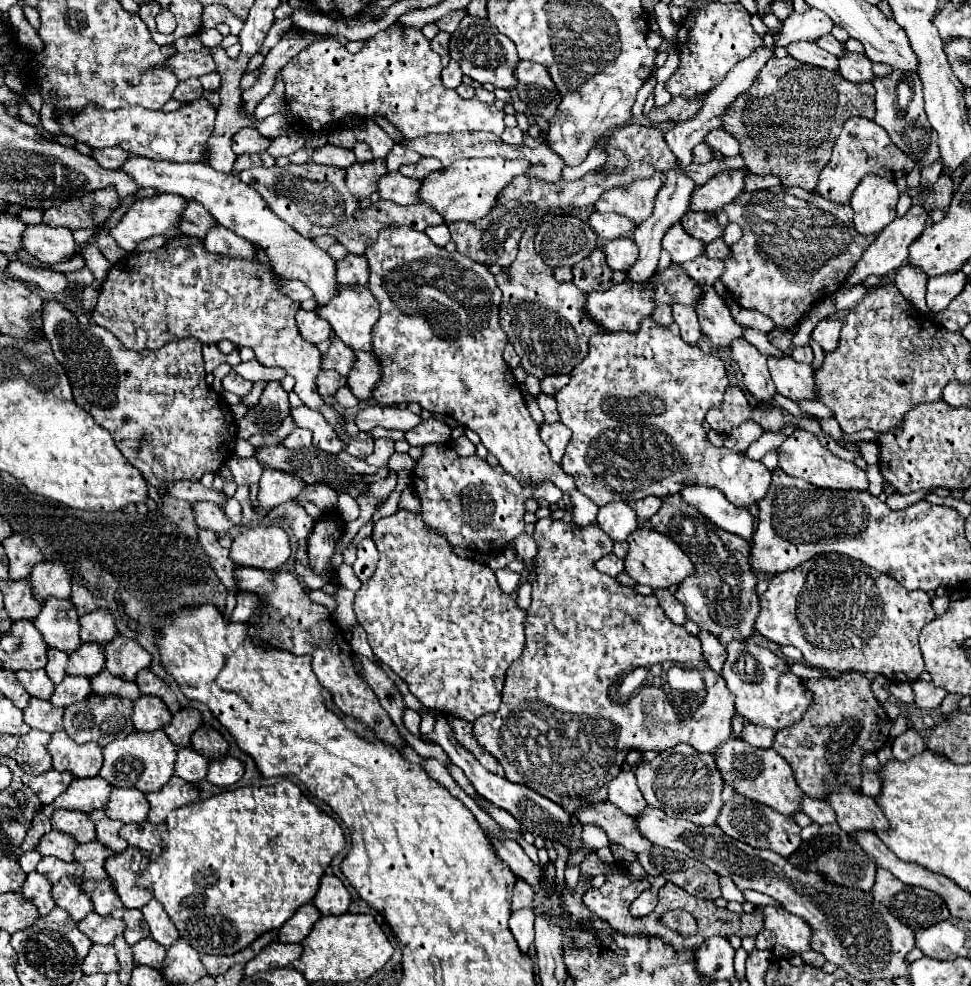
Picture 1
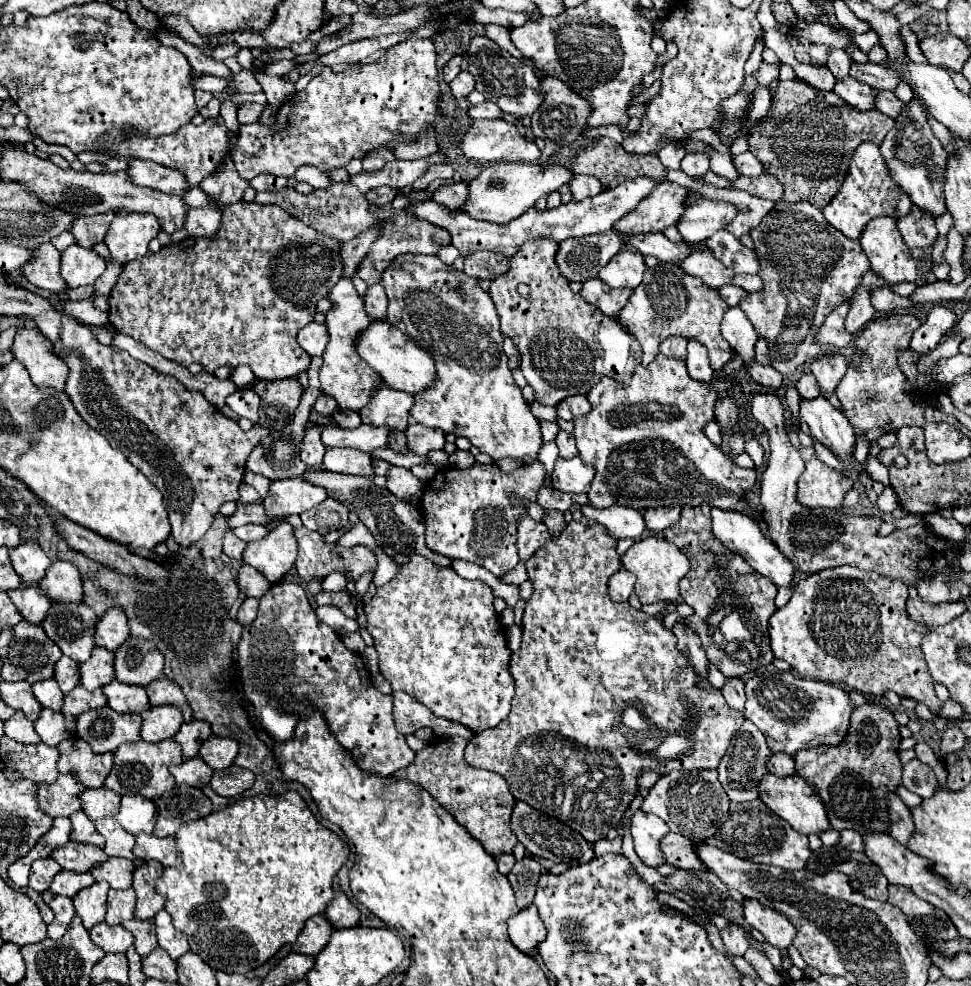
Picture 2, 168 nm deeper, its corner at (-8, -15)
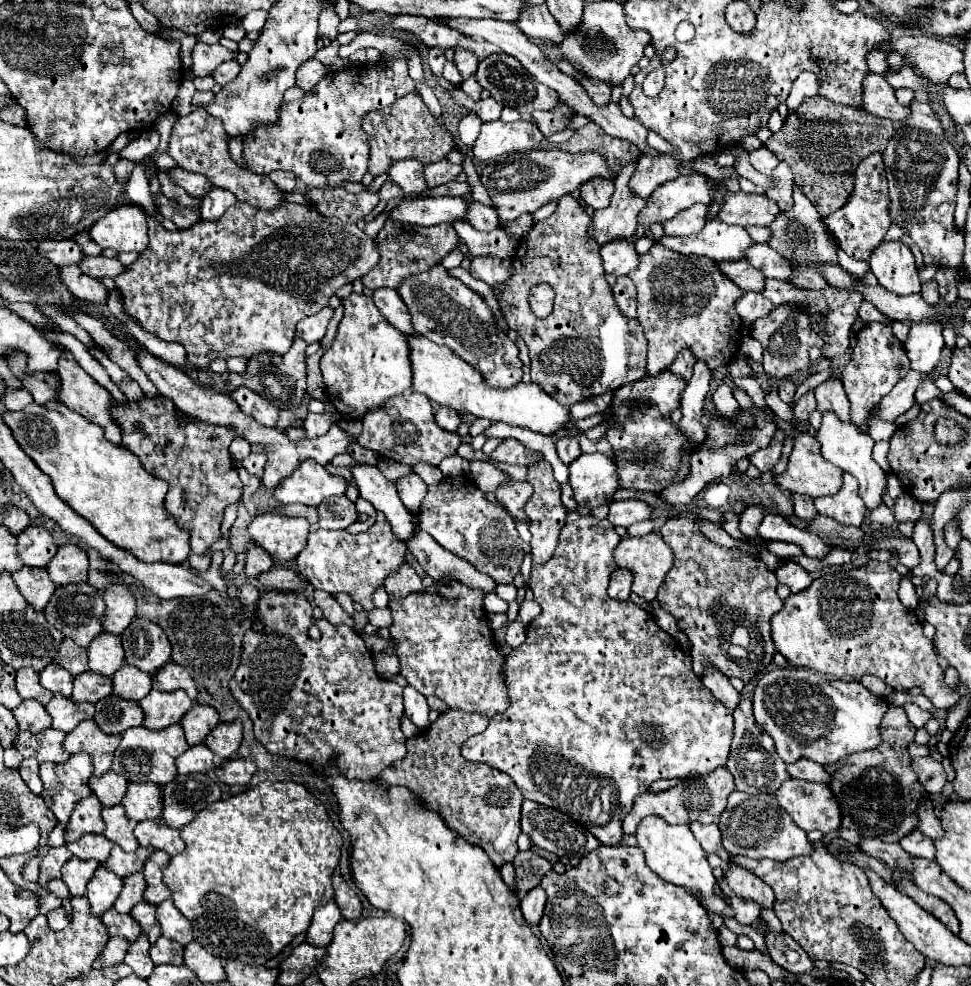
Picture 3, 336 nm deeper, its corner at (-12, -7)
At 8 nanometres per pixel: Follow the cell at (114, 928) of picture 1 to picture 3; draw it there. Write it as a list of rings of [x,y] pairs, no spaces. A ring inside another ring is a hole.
[[[109,908],[103,916],[101,922],[107,926],[109,936],[121,936],[127,942],[135,942],[141,934],[141,928],[137,922],[131,920],[129,914],[119,914],[115,908]]]

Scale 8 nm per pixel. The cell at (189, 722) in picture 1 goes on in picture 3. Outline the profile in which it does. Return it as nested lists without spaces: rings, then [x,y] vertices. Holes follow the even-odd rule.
[[[193,704],[191,710],[181,720],[189,746],[201,744],[217,724],[219,724],[219,712],[213,706],[201,706],[201,704]]]

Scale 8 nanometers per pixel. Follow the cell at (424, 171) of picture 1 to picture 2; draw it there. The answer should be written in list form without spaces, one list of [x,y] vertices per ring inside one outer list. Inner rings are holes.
[[[467,182],[443,184],[433,192],[433,200],[441,202],[453,210],[461,210],[461,204],[465,204],[467,196],[469,196],[469,184]]]

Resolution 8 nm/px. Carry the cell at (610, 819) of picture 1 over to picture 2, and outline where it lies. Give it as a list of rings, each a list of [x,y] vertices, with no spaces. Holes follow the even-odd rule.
[[[669,832],[661,840],[661,850],[665,852],[667,864],[671,864],[671,866],[677,866],[681,870],[707,870],[707,866],[699,860],[699,856],[695,852],[697,844],[701,844],[701,840],[685,838],[681,834]]]

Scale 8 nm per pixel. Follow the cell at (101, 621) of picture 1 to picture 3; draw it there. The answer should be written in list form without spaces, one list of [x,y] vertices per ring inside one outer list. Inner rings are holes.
[[[109,584],[109,590],[103,592],[105,598],[105,614],[103,614],[103,630],[119,636],[135,618],[135,598],[125,584]]]

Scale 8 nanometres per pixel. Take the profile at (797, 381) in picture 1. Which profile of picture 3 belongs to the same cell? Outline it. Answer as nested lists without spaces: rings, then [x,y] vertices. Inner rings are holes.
[[[825,412],[823,420],[821,420],[821,428],[817,432],[817,440],[821,442],[821,454],[827,462],[843,468],[845,472],[853,474],[859,480],[859,494],[863,498],[863,502],[867,504],[867,508],[877,508],[881,502],[881,496],[887,488],[887,480],[885,480],[885,472],[881,470],[881,466],[873,460],[871,452],[873,452],[873,438],[863,432],[861,428],[857,428],[853,422],[843,422],[839,420],[839,416],[835,412]]]

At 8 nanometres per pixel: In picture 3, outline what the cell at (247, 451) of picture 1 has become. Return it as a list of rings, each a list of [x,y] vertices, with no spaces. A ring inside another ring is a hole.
[[[311,458],[301,460],[293,474],[283,478],[275,488],[275,500],[281,504],[305,504],[319,506],[327,496],[337,496],[347,490],[347,482],[339,476],[331,476],[325,466]]]

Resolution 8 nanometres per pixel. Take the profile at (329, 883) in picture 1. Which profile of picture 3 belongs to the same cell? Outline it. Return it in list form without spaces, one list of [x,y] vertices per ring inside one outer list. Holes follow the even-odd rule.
[[[341,874],[333,876],[333,888],[335,888],[335,902],[347,920],[361,918],[361,900],[359,896],[349,888],[349,884],[341,878]]]

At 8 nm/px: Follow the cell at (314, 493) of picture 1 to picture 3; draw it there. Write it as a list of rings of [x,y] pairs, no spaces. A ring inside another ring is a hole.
[[[345,494],[323,500],[317,506],[317,512],[319,512],[319,528],[327,528],[327,530],[347,528],[357,520],[355,504]]]

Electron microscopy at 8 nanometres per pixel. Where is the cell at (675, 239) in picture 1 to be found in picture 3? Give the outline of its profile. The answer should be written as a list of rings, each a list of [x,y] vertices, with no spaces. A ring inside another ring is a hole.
[[[727,260],[727,262],[719,262],[717,266],[741,290],[761,292],[761,280],[765,280],[765,276],[761,272],[757,272],[755,268],[751,268],[747,260]]]

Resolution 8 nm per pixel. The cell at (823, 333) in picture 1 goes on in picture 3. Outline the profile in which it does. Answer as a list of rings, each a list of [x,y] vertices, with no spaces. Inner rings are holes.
[[[829,378],[823,384],[815,388],[815,398],[817,398],[817,410],[827,412],[833,410],[841,420],[849,420],[849,400],[845,396],[843,384],[839,378]]]

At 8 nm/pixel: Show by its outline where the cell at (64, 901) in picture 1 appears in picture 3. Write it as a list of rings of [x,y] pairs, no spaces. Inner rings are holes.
[[[99,866],[93,878],[89,880],[85,894],[91,902],[91,912],[95,916],[101,916],[105,910],[109,910],[117,900],[121,888],[123,888],[123,880],[117,874]]]

